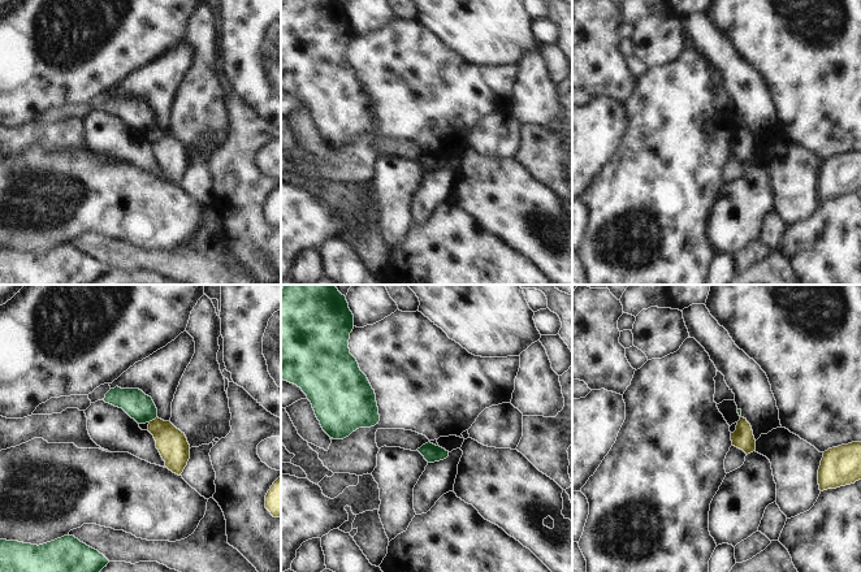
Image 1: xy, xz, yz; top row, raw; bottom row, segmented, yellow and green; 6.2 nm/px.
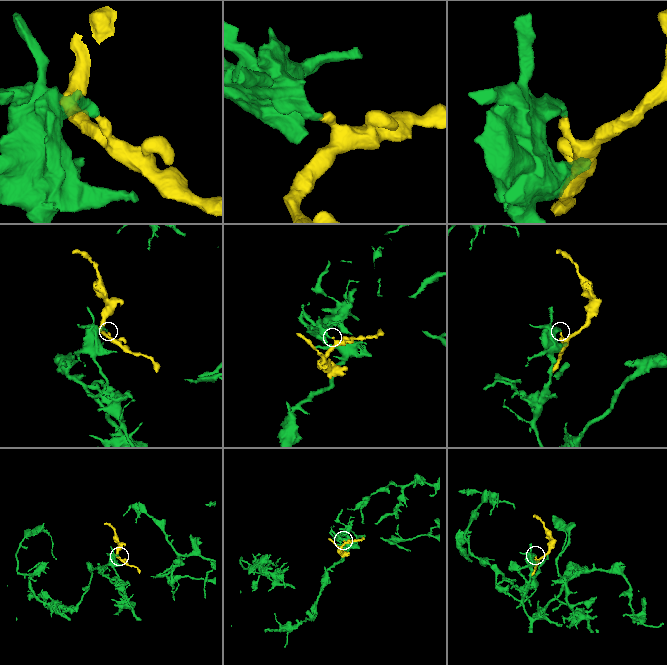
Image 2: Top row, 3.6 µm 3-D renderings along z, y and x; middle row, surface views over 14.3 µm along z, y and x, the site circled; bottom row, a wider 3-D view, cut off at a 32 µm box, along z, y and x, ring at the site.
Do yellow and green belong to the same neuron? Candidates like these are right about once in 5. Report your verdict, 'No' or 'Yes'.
No.

